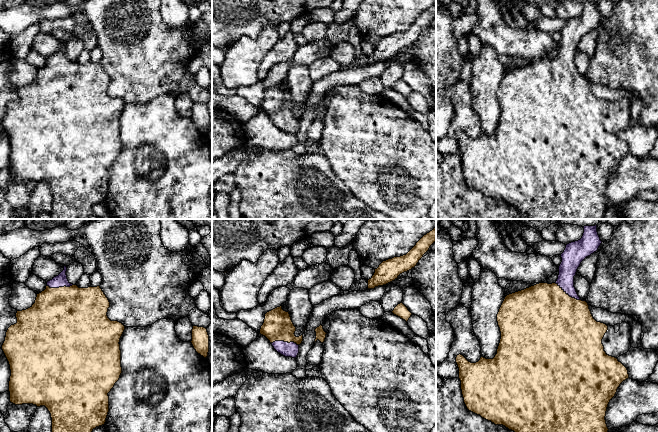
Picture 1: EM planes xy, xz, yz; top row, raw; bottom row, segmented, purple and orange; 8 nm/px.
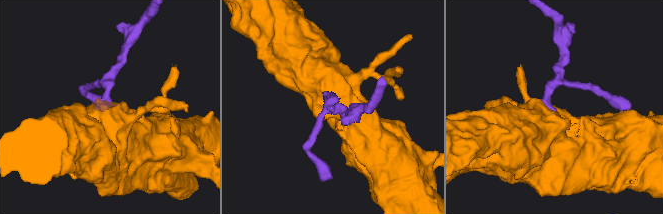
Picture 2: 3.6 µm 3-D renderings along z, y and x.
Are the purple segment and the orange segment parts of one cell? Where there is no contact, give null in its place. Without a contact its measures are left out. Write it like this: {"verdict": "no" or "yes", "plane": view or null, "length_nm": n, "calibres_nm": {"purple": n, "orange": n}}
{"verdict": "yes", "plane": "yz", "length_nm": 280, "calibres_nm": {"purple": 140, "orange": 500}}

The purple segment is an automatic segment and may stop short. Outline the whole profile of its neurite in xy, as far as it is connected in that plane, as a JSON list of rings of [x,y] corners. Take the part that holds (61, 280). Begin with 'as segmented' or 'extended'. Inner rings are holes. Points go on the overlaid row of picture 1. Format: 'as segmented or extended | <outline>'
extended | [[[64,266],[58,276],[47,282],[46,289],[37,294],[30,308],[17,311],[17,323],[6,332],[2,350],[11,370],[10,402],[45,406],[51,414],[52,432],[92,432],[105,424],[109,412],[108,393],[122,373],[119,342],[125,326],[108,318],[110,302],[100,286],[79,288],[68,281],[66,271]]]

